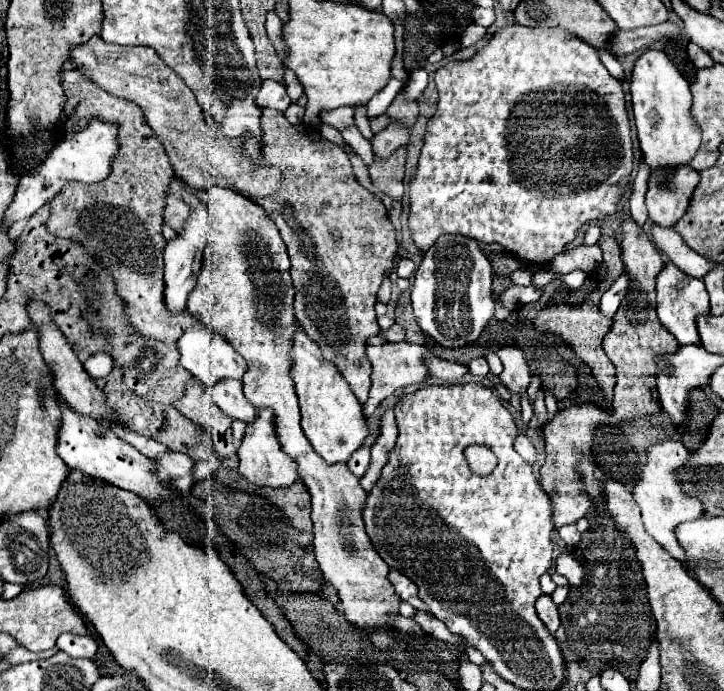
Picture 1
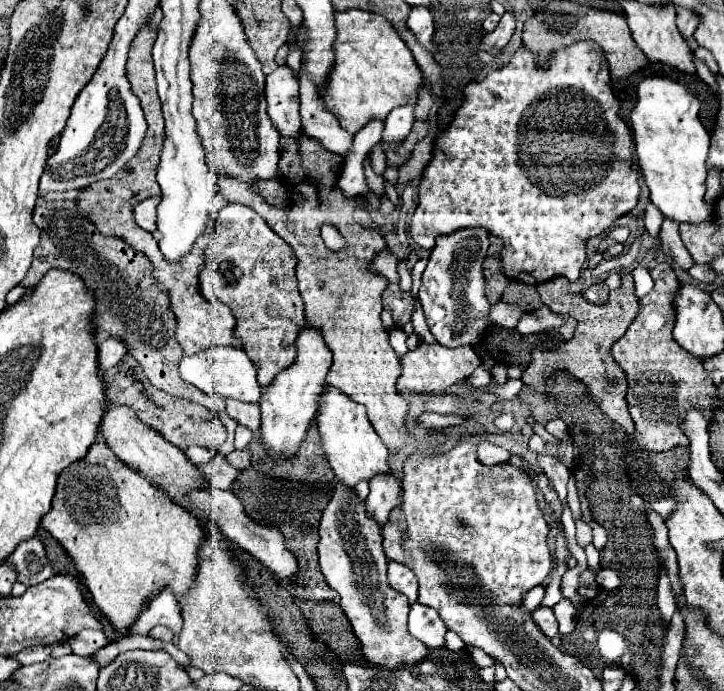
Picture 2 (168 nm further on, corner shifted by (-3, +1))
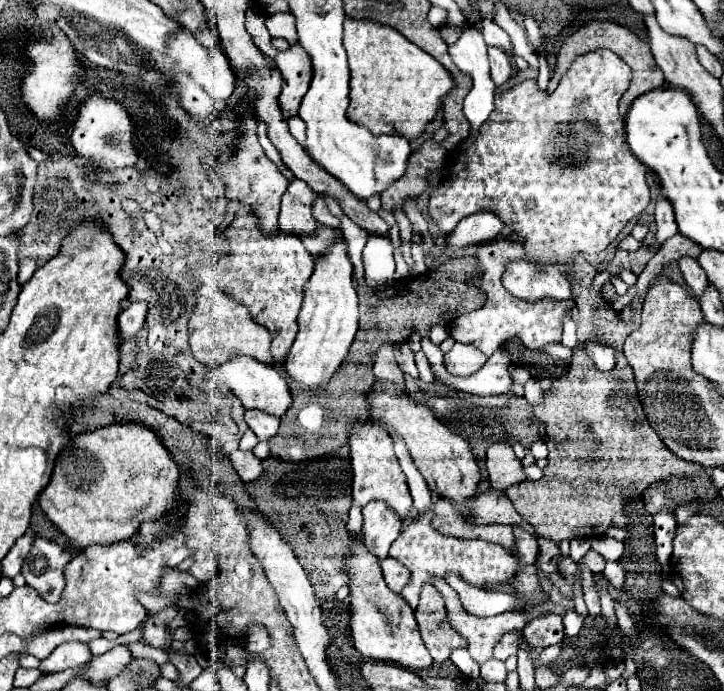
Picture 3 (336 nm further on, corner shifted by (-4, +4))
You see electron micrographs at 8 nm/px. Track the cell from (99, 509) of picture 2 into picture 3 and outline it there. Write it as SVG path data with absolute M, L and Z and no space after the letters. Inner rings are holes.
M112 424L96 432L78 434L74 442L58 454L50 484L38 496L38 504L50 522L62 530L70 544L82 552L92 544L106 546L130 540L134 534L138 534L138 526L142 522L166 518L172 514L180 506L178 476L178 466L152 430L140 424Z

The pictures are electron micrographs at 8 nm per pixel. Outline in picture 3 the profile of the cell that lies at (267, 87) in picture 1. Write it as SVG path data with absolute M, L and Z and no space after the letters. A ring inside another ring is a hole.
M296 44L284 52L278 52L274 60L276 60L276 68L282 74L282 92L278 104L282 116L292 118L298 114L300 100L304 98L310 86L310 72L312 72L310 58L302 50L302 46Z

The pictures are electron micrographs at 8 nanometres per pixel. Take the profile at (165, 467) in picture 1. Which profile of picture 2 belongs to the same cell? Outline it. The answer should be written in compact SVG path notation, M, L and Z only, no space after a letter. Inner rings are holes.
M215 455L213 461L205 463L205 465L199 465L201 473L205 475L207 483L211 487L217 487L217 489L231 489L231 485L237 481L239 477L239 469L233 467L225 455Z

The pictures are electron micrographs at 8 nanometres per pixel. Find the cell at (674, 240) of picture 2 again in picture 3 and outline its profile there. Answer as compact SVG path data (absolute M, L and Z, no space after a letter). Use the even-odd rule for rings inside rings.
M680 258L678 260L678 268L682 270L688 288L692 288L696 292L696 296L700 298L702 292L704 292L704 288L706 288L706 284L708 284L706 272L702 270L702 266L694 258Z

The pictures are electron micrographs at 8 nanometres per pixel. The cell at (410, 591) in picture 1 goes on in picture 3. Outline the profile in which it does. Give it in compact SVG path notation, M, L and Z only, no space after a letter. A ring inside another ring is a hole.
M384 558L380 564L382 564L384 580L392 592L400 592L406 586L406 582L410 582L410 570L406 570L406 566L398 564L398 560Z

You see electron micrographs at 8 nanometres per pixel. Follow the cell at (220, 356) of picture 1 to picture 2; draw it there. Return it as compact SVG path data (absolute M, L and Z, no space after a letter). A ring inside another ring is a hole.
M213 347L213 349L201 351L193 357L183 357L181 365L179 365L179 375L183 381L195 385L197 389L201 389L207 395L233 397L237 401L247 401L247 403L255 403L255 405L259 405L259 401L261 401L261 385L257 381L257 369L243 349Z

